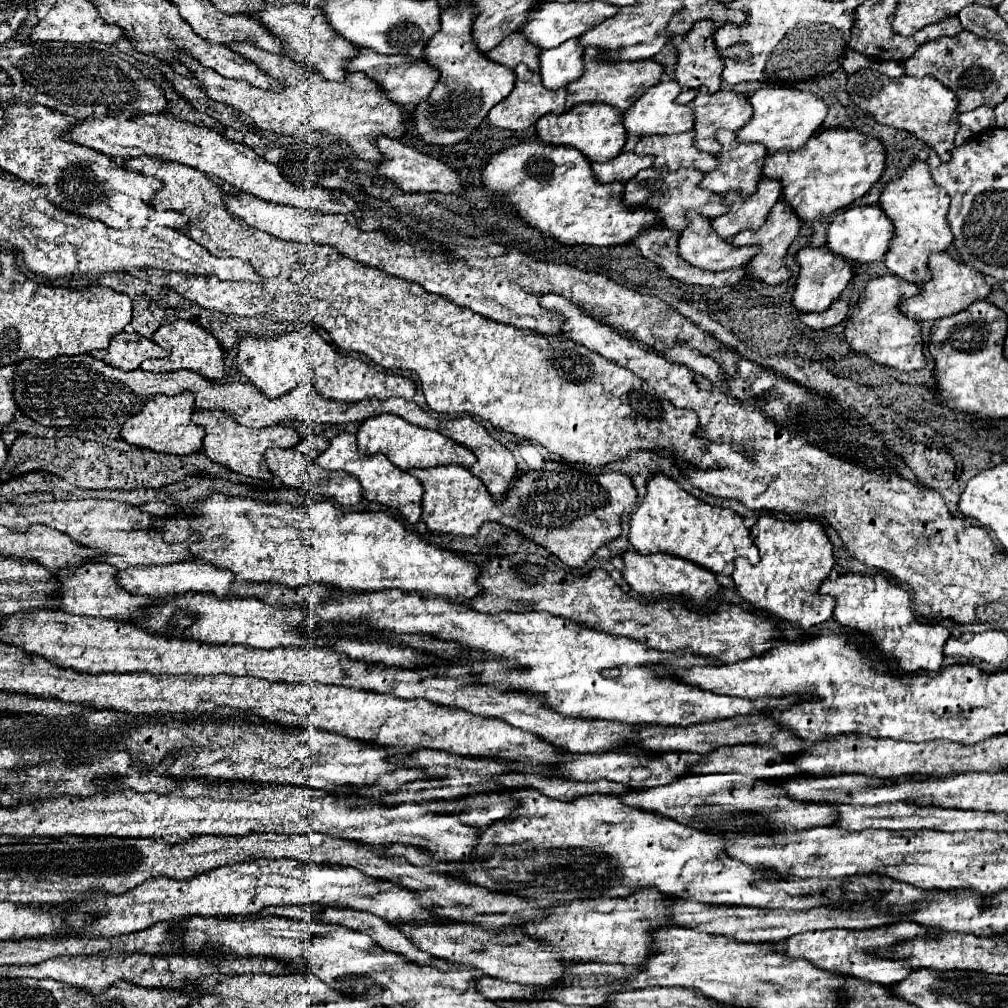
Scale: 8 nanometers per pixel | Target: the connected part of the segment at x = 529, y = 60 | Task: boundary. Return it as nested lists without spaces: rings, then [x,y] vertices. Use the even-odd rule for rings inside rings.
[[[511,33],[505,41],[501,41],[495,49],[487,53],[491,61],[497,61],[505,67],[517,67],[519,63],[525,63],[531,71],[539,71],[539,53],[541,49],[527,41],[523,33]]]

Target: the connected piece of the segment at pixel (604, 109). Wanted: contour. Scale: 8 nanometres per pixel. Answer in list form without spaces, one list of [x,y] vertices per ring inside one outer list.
[[[581,103],[561,115],[555,113],[543,115],[535,127],[537,135],[545,143],[575,147],[593,163],[605,163],[617,157],[627,141],[627,129],[623,127],[623,113],[617,107],[605,103]]]

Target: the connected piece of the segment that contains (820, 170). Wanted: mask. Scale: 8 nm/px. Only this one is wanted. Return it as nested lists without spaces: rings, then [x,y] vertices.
[[[823,129],[815,133],[801,149],[797,151],[777,151],[769,153],[763,167],[763,177],[779,179],[783,183],[783,201],[793,205],[793,211],[801,221],[815,221],[825,215],[835,213],[837,209],[849,207],[853,201],[861,199],[883,175],[885,171],[885,147],[873,135],[863,135],[855,129]]]

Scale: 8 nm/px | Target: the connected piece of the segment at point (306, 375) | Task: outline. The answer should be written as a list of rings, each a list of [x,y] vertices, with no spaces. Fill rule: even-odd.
[[[303,325],[297,331],[279,333],[279,335],[259,335],[259,337],[241,337],[237,341],[237,367],[247,379],[257,385],[267,397],[275,399],[297,385],[309,381],[315,383],[319,393],[335,401],[363,401],[363,399],[389,399],[403,397],[413,399],[415,383],[409,377],[387,375],[375,371],[361,359],[343,355],[335,351],[313,325]]]

